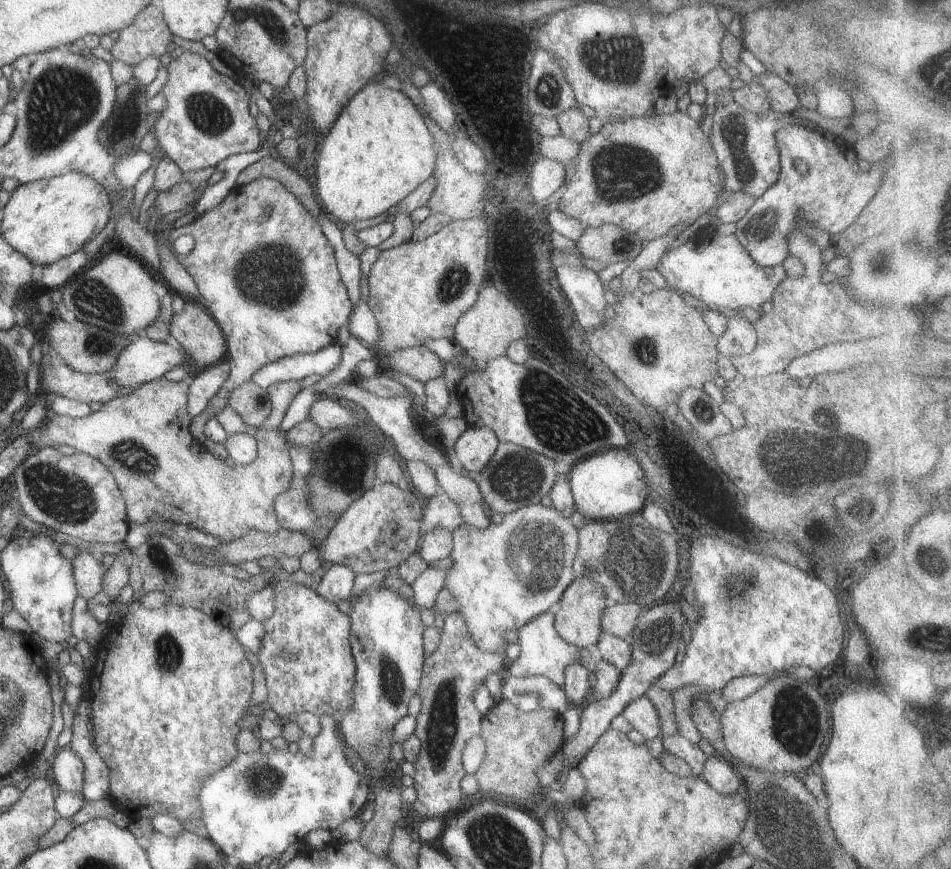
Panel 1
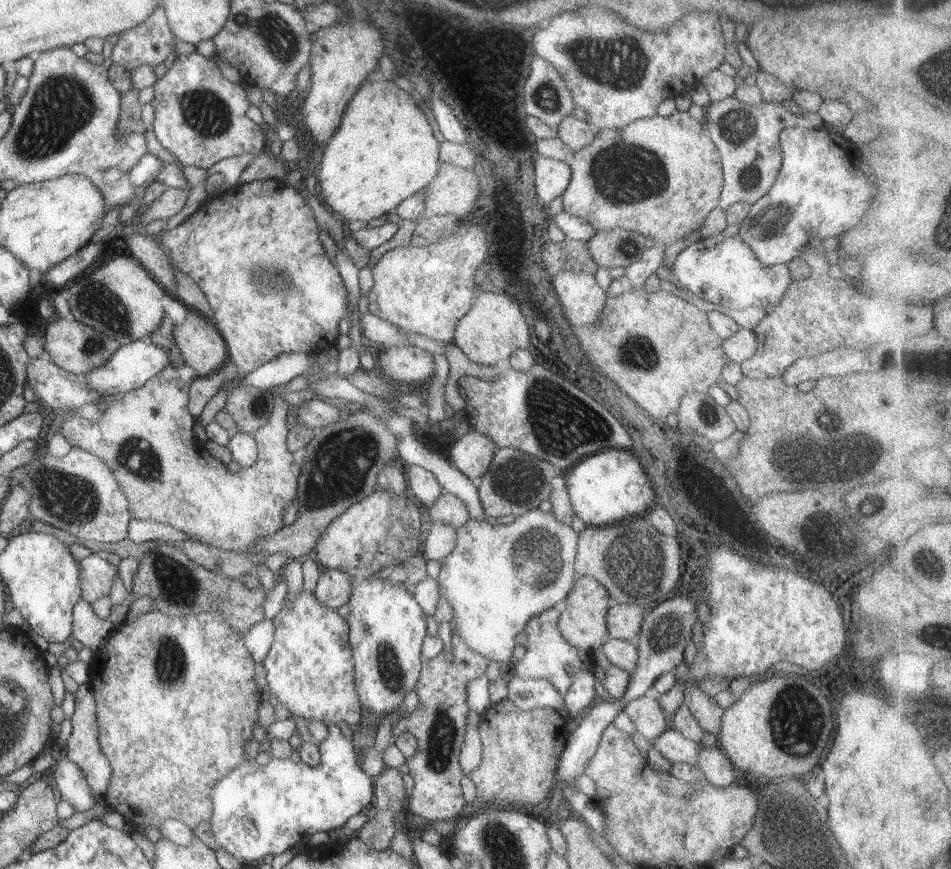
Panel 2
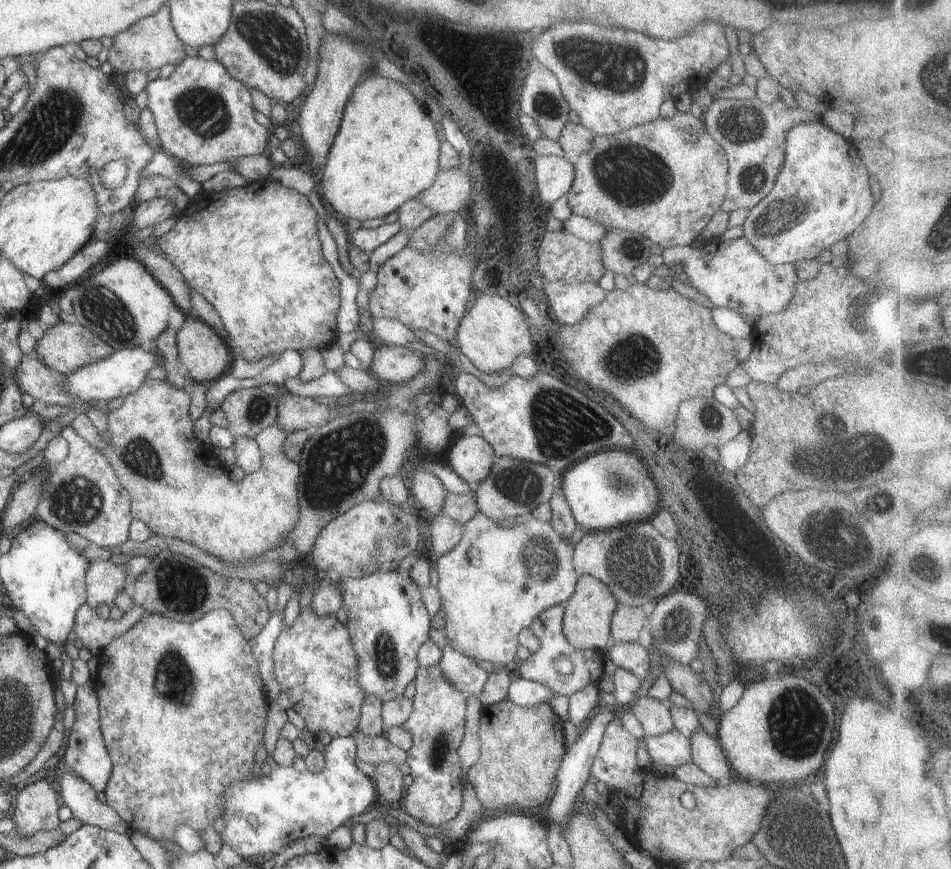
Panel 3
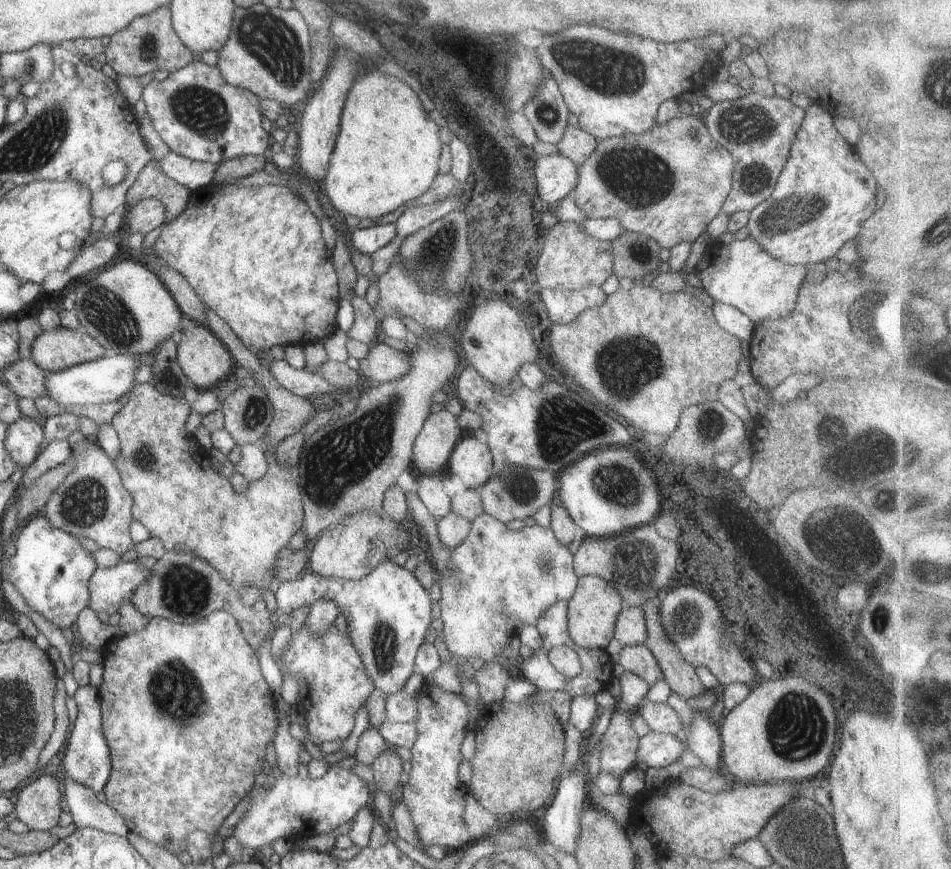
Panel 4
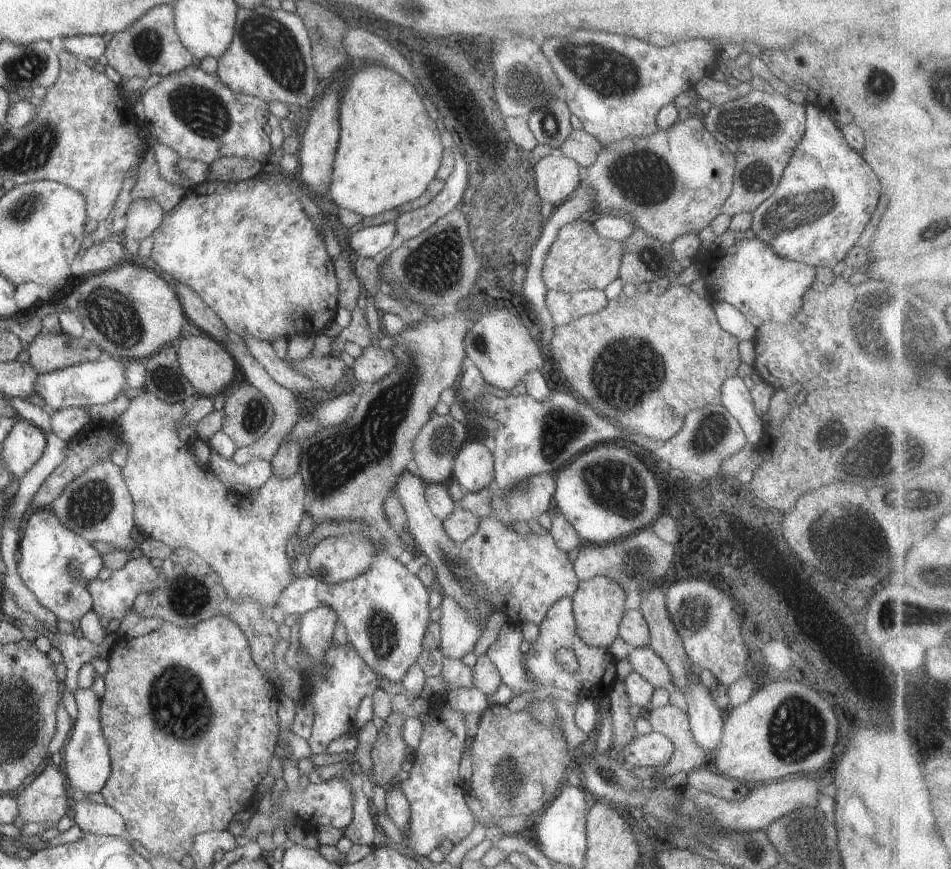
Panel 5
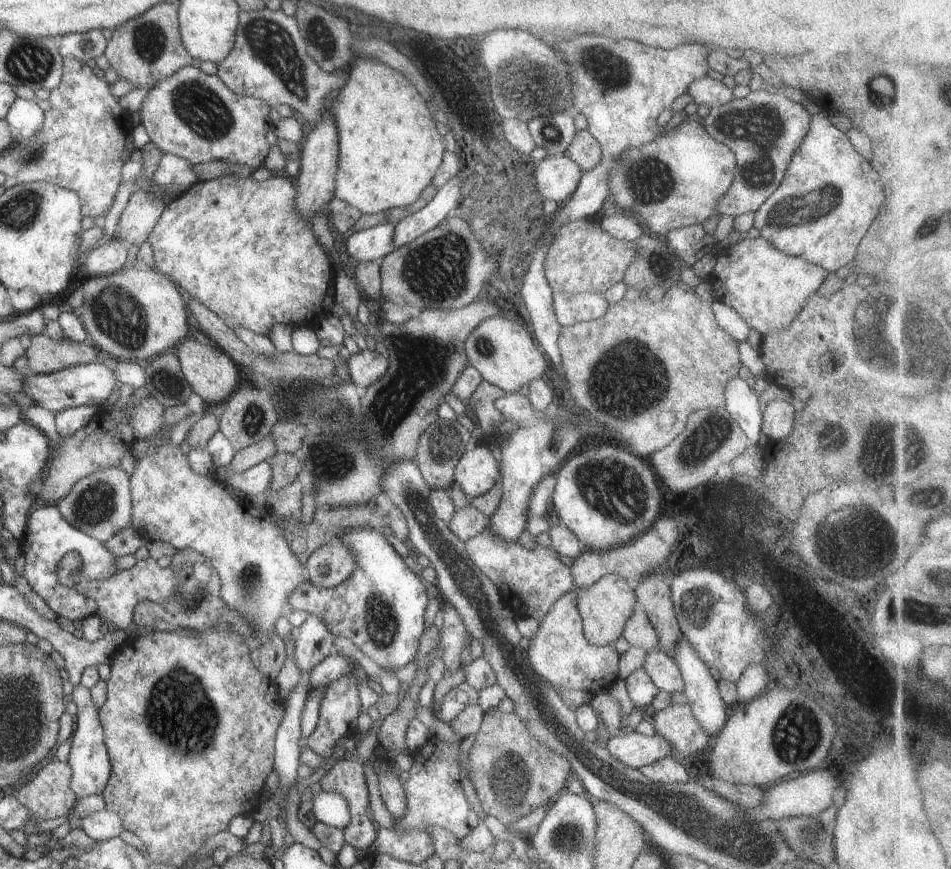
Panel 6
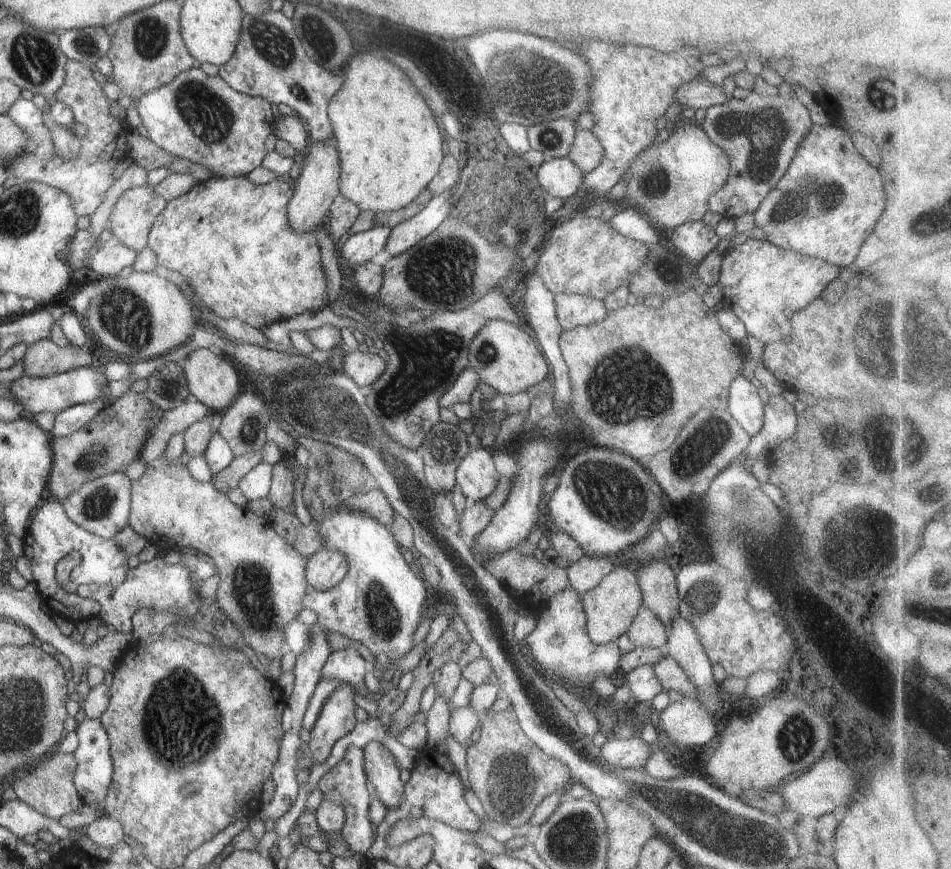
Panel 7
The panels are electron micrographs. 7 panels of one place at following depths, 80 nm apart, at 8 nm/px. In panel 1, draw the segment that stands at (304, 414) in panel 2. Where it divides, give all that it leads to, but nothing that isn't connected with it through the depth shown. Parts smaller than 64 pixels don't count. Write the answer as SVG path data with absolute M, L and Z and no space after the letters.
M321 395L312 403L308 418L324 431L357 425L360 422L352 416L350 409L340 406L334 399L330 400Z

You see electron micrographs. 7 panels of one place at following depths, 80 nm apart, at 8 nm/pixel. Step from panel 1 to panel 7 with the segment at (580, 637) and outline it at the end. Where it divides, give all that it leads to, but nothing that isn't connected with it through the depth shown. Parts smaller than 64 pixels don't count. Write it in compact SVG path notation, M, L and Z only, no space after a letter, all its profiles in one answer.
M626 565L614 566L596 588L581 594L581 601L587 616L588 636L596 645L609 643L627 633L636 615L643 608L643 594L636 573Z

